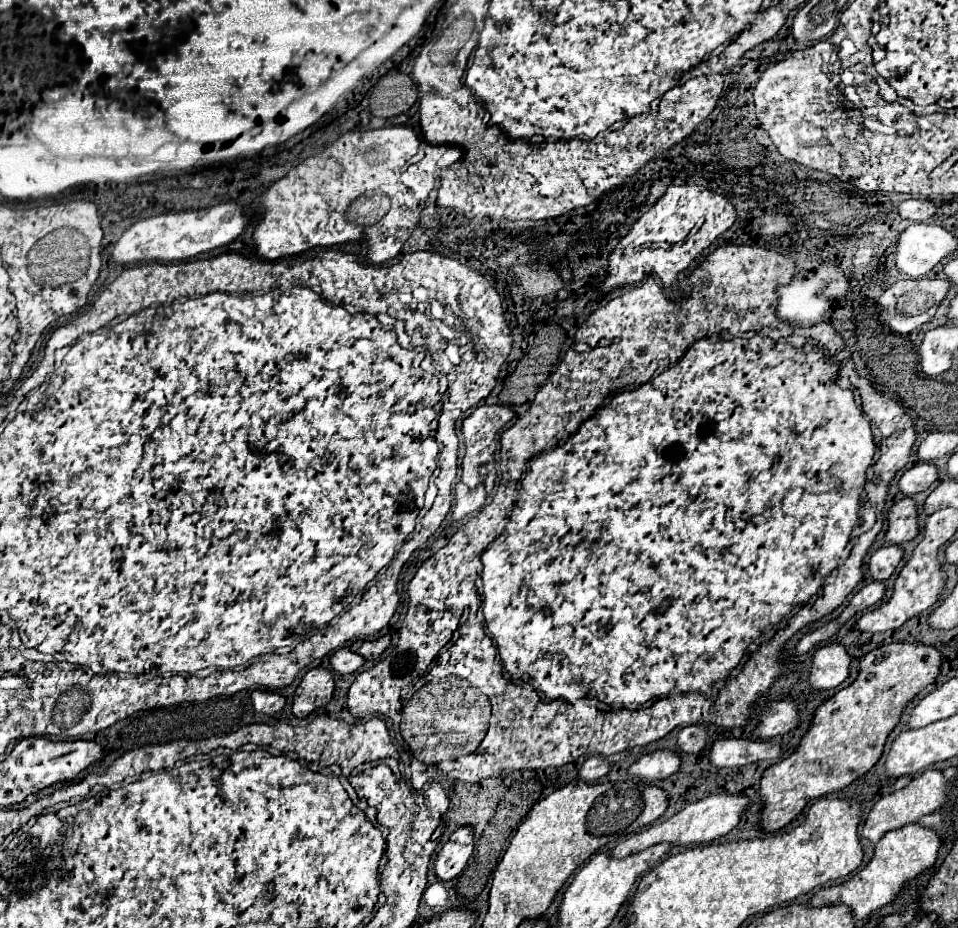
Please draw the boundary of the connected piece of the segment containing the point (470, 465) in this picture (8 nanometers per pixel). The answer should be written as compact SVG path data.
M480 405L476 407L464 421L462 421L462 435L464 435L464 445L466 445L466 455L462 459L462 481L470 487L476 487L482 483L478 475L478 465L488 465L488 477L484 479L484 489L486 493L492 491L496 471L494 471L494 449L496 449L496 435L500 429L506 427L506 423L514 417L514 409L504 407L504 405Z

